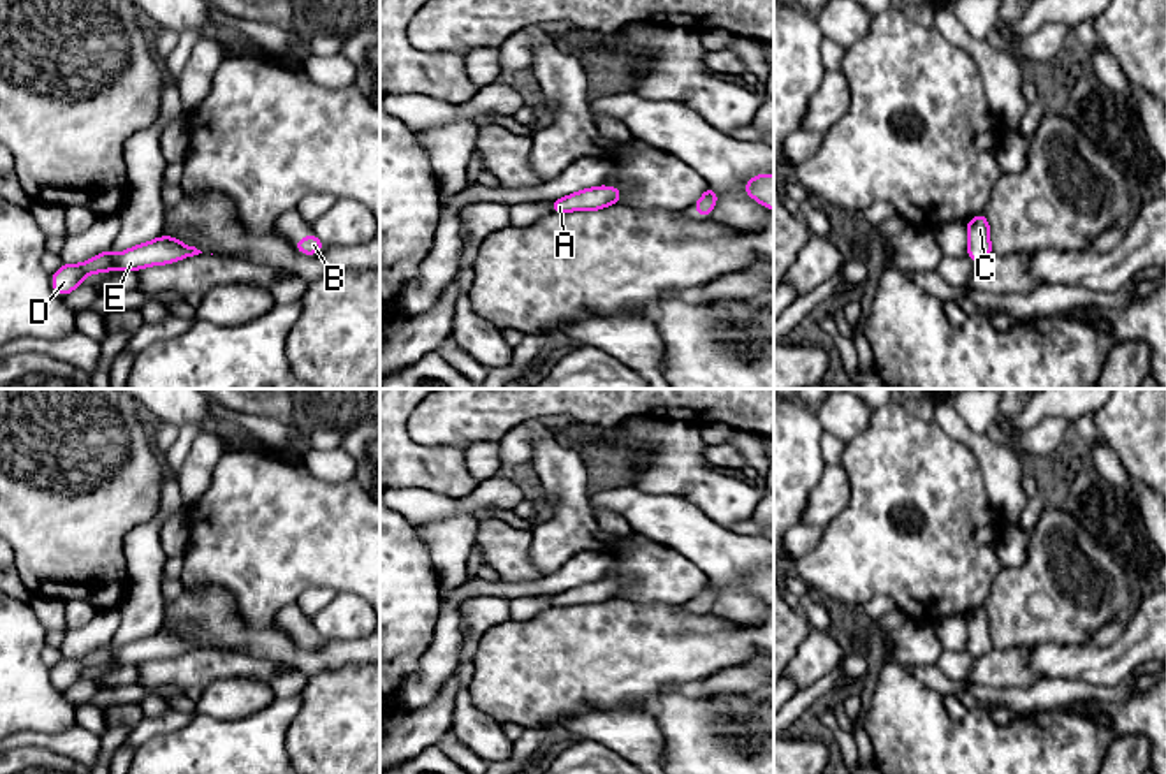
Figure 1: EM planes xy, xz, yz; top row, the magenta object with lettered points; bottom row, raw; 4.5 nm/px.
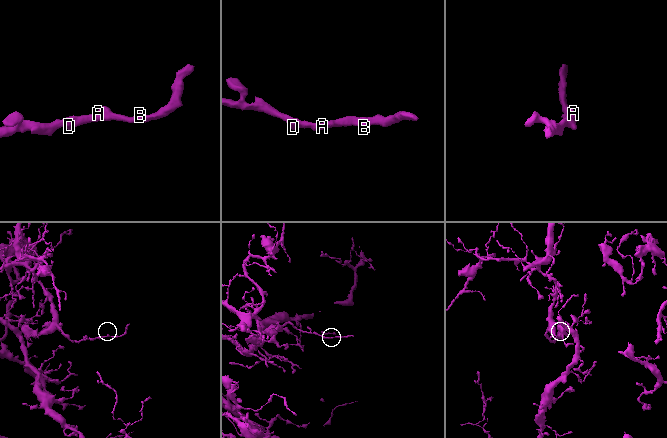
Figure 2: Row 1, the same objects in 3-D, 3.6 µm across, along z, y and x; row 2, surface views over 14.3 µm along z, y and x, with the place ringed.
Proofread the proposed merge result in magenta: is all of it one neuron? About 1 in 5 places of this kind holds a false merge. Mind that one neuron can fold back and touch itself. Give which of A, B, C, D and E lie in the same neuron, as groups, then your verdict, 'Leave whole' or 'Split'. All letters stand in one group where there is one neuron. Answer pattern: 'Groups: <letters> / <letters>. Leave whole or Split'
Groups: A B C D E. Leave whole

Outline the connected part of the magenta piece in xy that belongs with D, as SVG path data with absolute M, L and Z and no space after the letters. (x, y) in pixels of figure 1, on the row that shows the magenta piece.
M160 236L118 255L109 248L83 264L62 264L60 269L51 274L51 285L58 296L65 297L83 283L86 274L111 274L113 267L120 271L139 271L142 267L164 266L199 253L202 252L195 246L183 245L172 236Z

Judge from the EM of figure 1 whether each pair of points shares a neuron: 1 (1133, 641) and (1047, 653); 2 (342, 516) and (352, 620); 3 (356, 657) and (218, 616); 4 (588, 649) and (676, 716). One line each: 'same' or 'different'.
1: same
2: different
3: same
4: different

